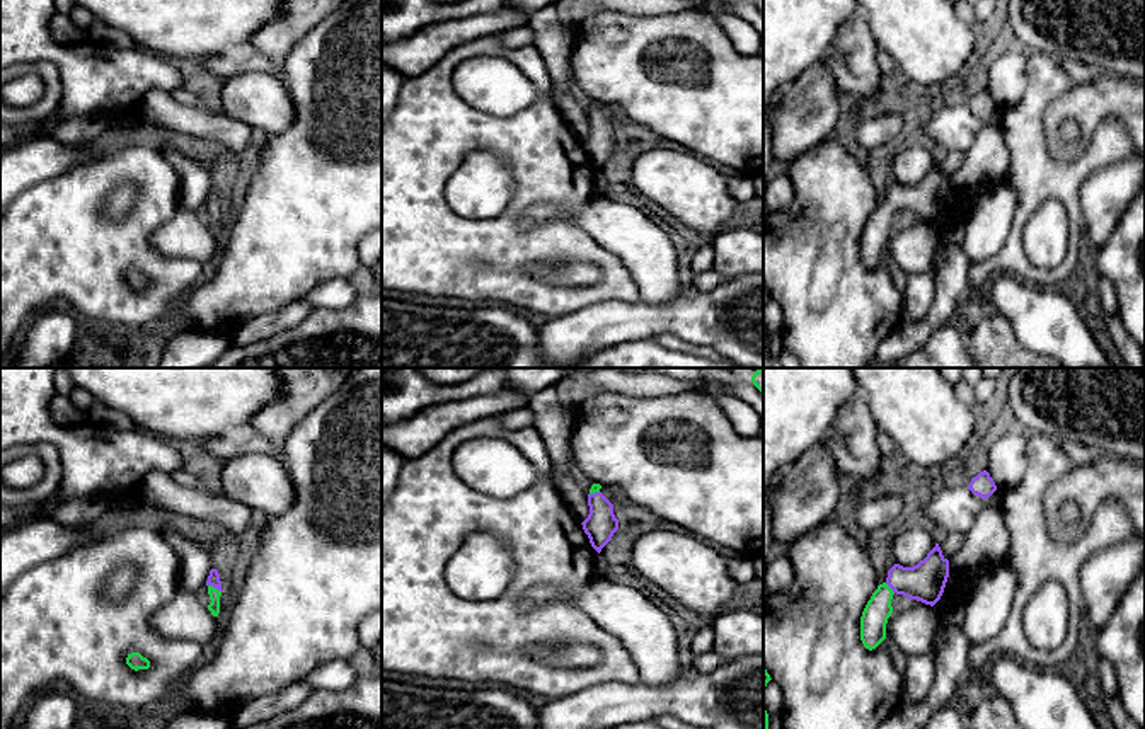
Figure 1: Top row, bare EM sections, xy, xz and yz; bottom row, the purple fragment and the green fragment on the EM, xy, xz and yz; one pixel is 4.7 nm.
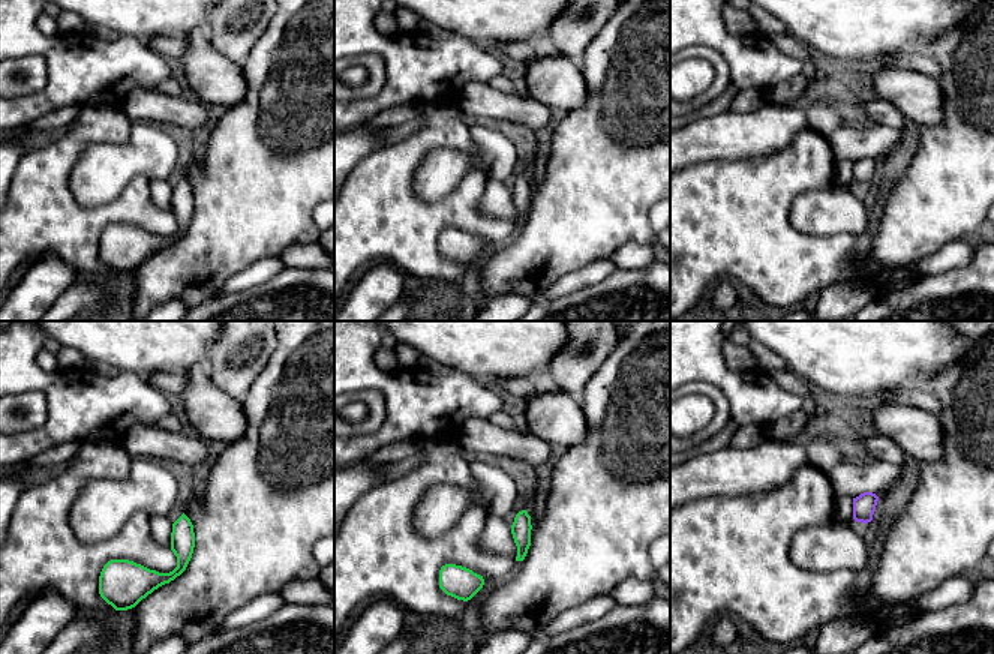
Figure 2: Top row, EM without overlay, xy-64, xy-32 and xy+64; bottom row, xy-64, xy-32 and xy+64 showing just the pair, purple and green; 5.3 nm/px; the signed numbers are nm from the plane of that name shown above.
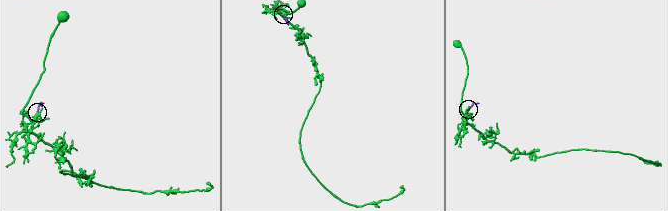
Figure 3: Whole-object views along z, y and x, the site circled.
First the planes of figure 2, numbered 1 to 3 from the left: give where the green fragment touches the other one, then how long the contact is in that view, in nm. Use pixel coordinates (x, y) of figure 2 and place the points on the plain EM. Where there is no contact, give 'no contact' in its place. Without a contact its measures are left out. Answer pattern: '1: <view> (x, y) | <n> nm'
1: no contact
2: no contact
3: no contact

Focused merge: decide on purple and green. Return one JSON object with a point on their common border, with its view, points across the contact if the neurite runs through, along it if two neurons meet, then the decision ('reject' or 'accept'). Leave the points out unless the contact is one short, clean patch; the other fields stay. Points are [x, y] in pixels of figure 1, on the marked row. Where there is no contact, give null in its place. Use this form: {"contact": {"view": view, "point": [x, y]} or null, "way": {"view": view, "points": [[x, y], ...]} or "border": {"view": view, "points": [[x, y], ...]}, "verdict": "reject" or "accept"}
{"contact": {"view": "xy", "point": [215, 586]}, "way": {"view": "xy", "points": [[213, 579], [215, 586], [213, 607]]}, "verdict": "accept"}

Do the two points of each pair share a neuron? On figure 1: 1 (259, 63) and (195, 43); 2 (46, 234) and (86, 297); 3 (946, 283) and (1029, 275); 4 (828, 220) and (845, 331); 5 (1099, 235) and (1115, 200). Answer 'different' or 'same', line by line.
1: different
2: same
3: different
4: same
5: same

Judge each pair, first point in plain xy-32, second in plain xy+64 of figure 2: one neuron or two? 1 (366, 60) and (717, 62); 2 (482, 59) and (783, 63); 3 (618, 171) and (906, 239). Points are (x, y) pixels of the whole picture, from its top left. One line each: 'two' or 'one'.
1: one
2: one
3: one

